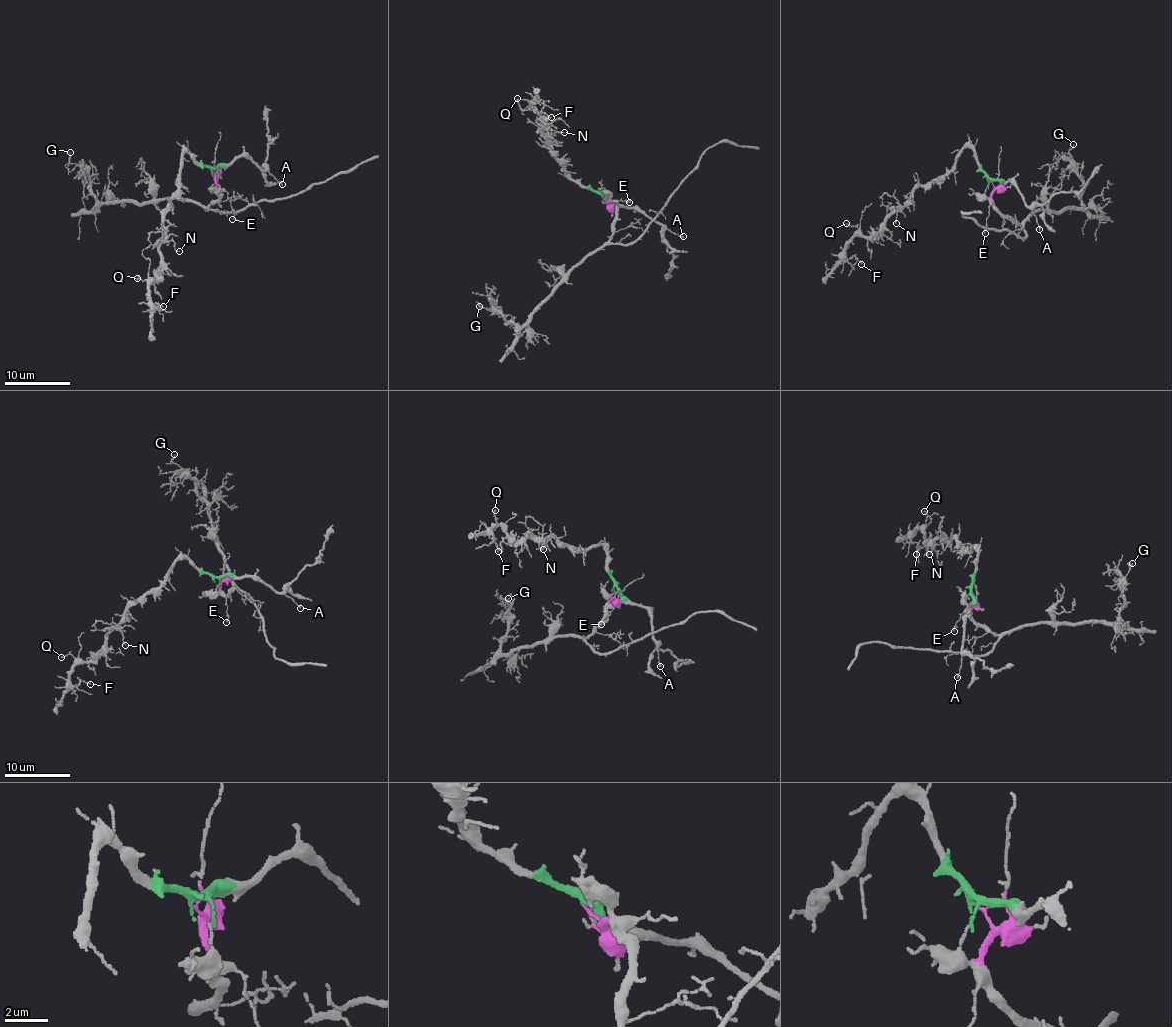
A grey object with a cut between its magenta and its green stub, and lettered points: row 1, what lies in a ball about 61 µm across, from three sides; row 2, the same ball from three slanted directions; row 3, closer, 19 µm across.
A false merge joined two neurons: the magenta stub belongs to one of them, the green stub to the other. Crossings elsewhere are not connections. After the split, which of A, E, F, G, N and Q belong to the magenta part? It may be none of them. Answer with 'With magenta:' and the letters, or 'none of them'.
With magenta: E, G

